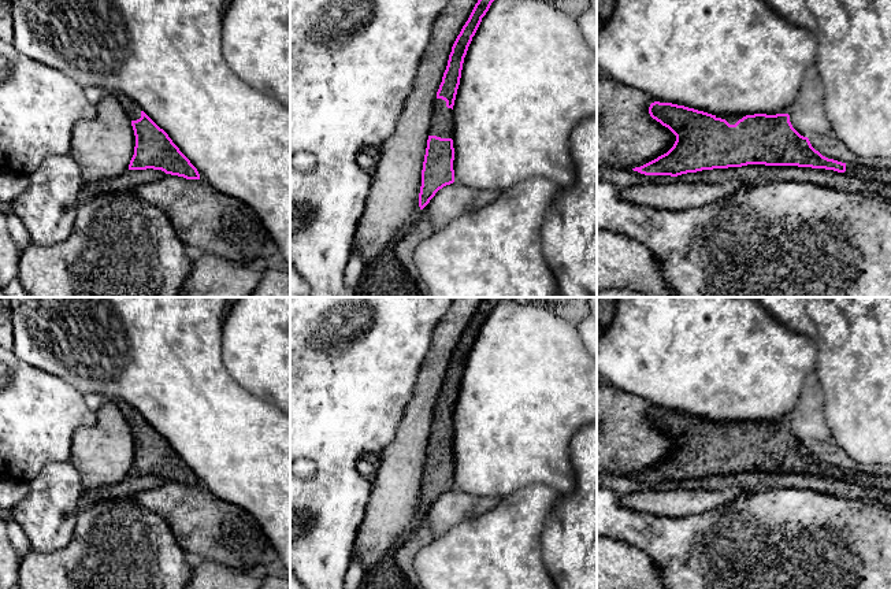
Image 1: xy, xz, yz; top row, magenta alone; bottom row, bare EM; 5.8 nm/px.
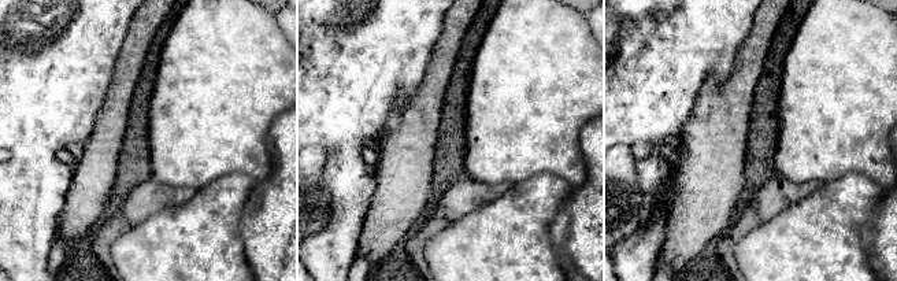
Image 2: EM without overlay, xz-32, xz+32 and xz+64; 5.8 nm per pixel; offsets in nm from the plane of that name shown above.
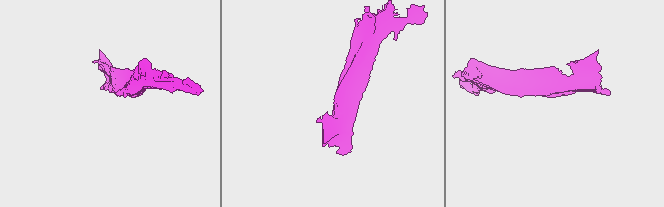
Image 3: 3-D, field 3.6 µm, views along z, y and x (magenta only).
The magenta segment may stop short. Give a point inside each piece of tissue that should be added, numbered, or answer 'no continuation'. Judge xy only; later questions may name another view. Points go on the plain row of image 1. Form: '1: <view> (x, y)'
1: xy (132, 415)

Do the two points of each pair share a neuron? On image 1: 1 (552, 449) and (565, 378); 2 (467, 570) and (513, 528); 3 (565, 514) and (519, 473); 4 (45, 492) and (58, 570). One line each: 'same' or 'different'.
1: same
2: same
3: different
4: different

